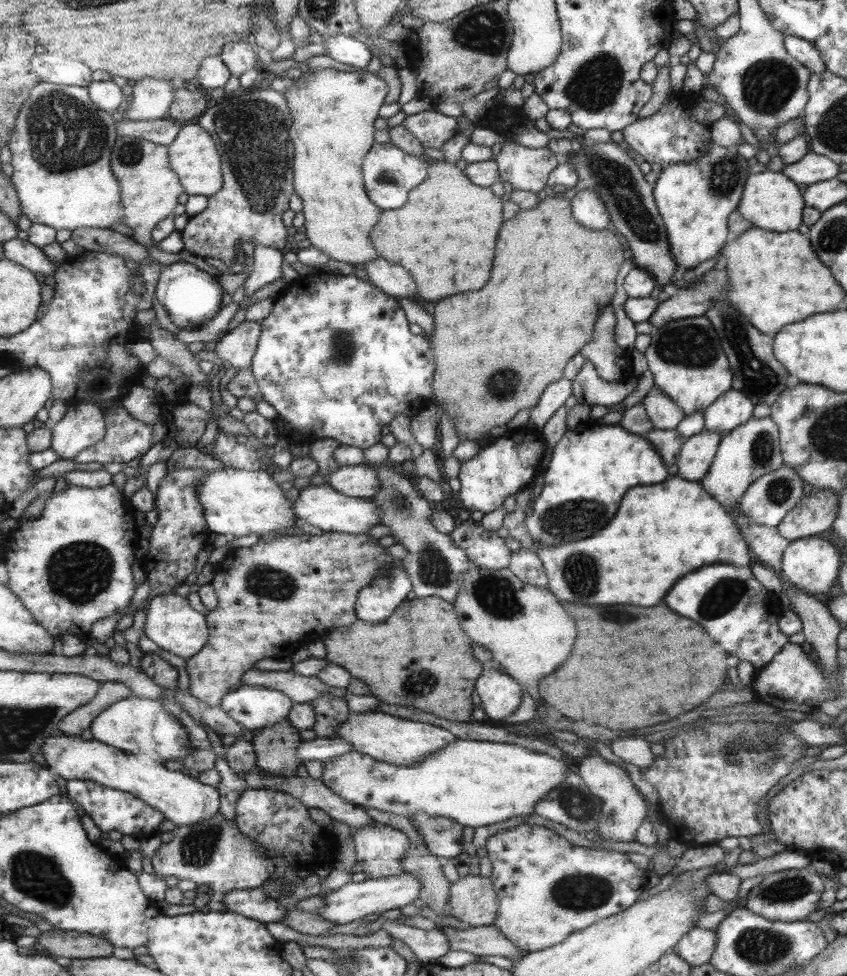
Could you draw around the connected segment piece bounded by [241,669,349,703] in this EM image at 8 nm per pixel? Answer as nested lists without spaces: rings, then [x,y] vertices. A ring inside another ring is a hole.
[[[252,669],[242,676],[242,684],[265,686],[272,690],[280,690],[290,697],[293,703],[306,703],[316,700],[318,696],[336,696],[344,699],[347,688],[331,687],[324,684],[317,676],[300,676],[290,671],[265,671]]]

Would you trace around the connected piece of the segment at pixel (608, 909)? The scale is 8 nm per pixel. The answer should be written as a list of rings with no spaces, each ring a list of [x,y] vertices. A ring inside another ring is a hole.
[[[522,823],[502,829],[490,837],[484,846],[492,861],[494,890],[498,894],[498,912],[494,925],[523,951],[530,953],[566,941],[570,934],[588,929],[602,919],[642,902],[642,894],[650,890],[650,870],[642,870],[631,862],[627,852],[608,851],[594,847],[572,845],[566,837],[544,826]]]

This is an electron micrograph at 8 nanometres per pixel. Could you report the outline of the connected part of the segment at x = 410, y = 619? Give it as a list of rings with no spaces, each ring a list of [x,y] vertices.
[[[438,596],[405,600],[392,617],[385,622],[370,624],[358,620],[350,626],[328,630],[321,640],[326,647],[325,660],[342,666],[352,677],[364,681],[380,702],[396,706],[414,707],[418,710],[458,722],[470,722],[475,706],[472,692],[476,688],[477,678],[485,666],[473,656],[473,644],[466,635],[456,608]]]

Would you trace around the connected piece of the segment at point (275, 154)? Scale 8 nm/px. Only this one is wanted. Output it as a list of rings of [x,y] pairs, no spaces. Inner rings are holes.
[[[248,88],[240,96],[232,96],[224,102],[218,102],[216,106],[210,106],[206,114],[198,118],[198,125],[206,126],[205,130],[210,130],[219,151],[223,186],[209,197],[204,212],[189,217],[187,225],[180,231],[184,250],[202,258],[218,258],[226,266],[230,266],[230,272],[242,273],[245,264],[236,261],[236,255],[241,249],[249,250],[251,246],[260,244],[280,250],[287,244],[286,225],[282,221],[282,214],[290,208],[290,196],[296,191],[293,186],[294,148],[288,136],[292,124],[292,111],[286,103],[286,96],[273,88]]]

